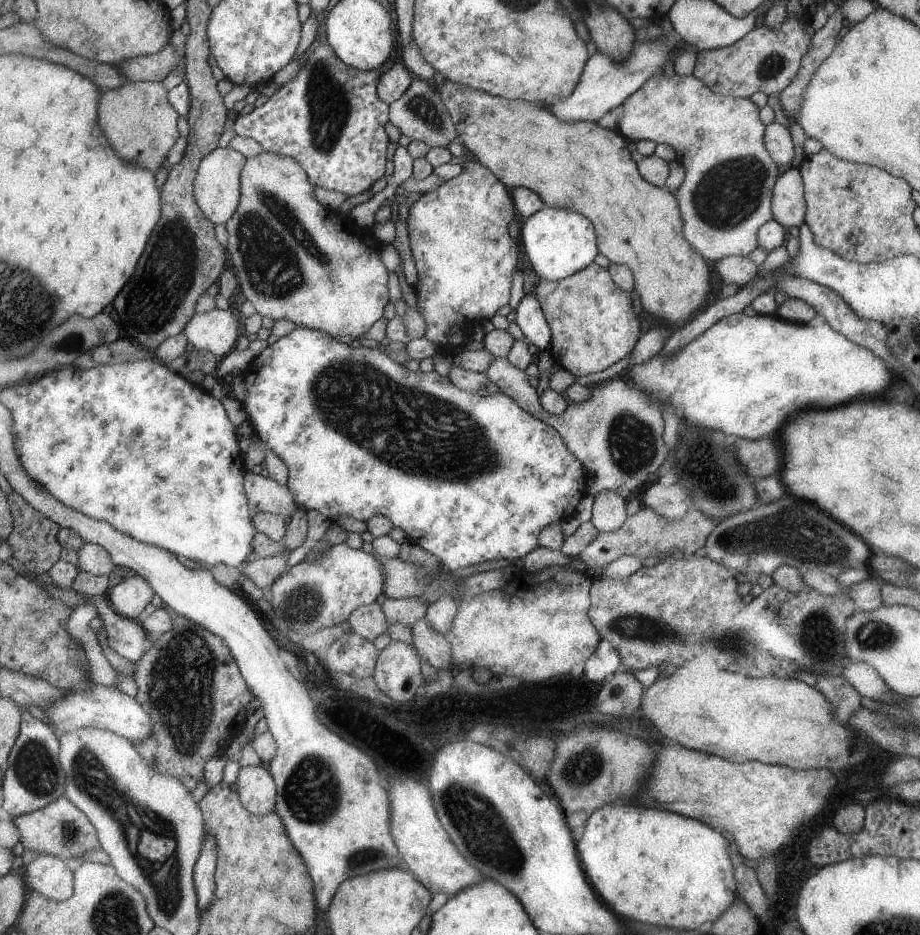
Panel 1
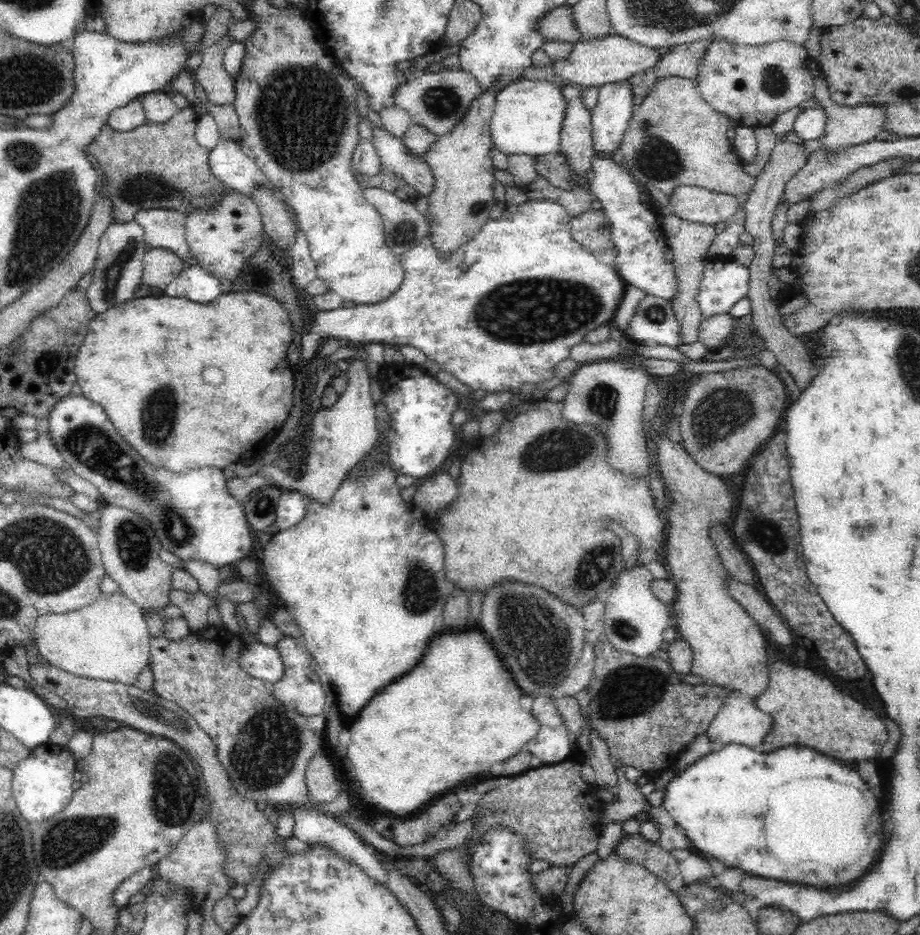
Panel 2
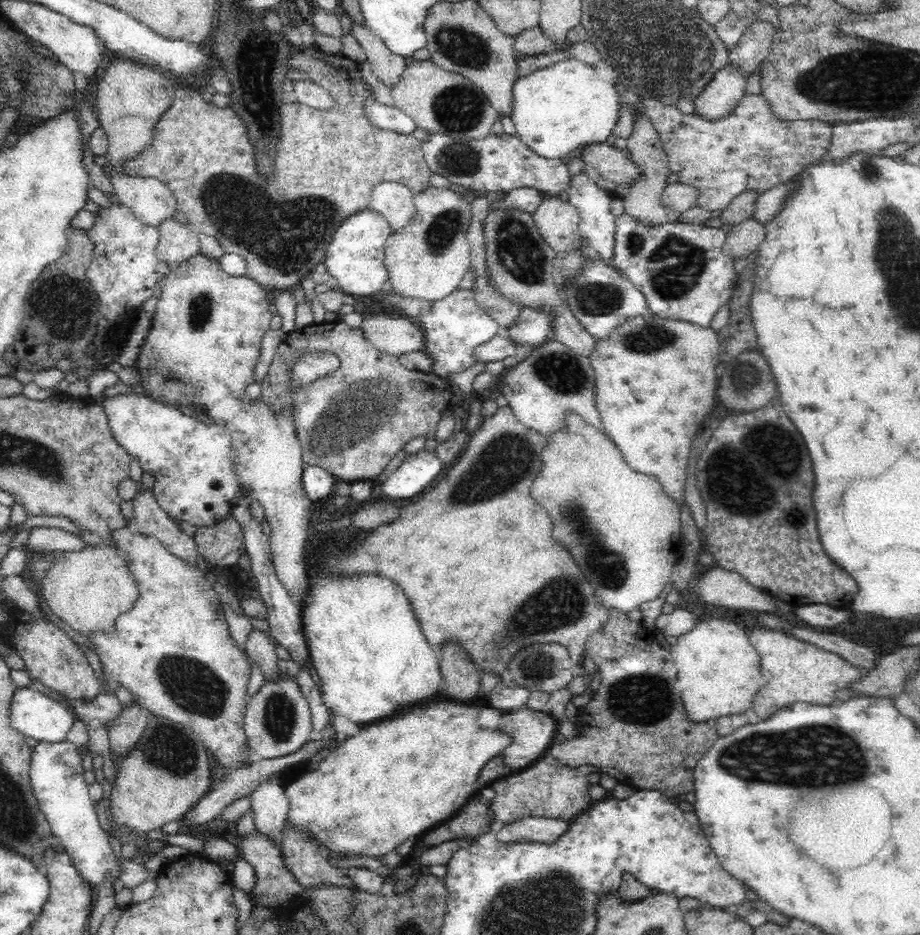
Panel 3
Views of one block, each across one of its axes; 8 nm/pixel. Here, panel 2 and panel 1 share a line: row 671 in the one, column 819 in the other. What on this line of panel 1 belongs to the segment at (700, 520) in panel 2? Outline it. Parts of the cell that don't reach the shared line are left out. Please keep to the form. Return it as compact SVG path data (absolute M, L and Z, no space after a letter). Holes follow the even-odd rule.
M685 664L685 668L676 668L671 676L657 678L649 688L643 688L639 708L664 739L739 764L757 761L801 770L829 768L839 771L863 762L879 749L861 730L837 722L831 702L817 689L797 679L751 674L753 672L743 674L737 668L717 668L717 664Z

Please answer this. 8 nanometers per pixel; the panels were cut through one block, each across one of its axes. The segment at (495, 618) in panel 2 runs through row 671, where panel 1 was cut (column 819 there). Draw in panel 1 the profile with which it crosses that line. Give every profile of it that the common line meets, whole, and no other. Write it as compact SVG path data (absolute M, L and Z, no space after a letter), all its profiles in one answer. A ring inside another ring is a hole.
M789 494L781 496L779 500L773 500L771 504L760 505L755 510L718 520L702 547L709 560L717 564L723 563L727 568L734 568L735 571L751 577L770 575L775 568L779 567L779 564L787 564L797 569L800 574L821 572L835 578L841 572L853 568L853 564L863 567L865 560L869 557L869 548L851 530L847 530L845 526L829 518L815 504Z

